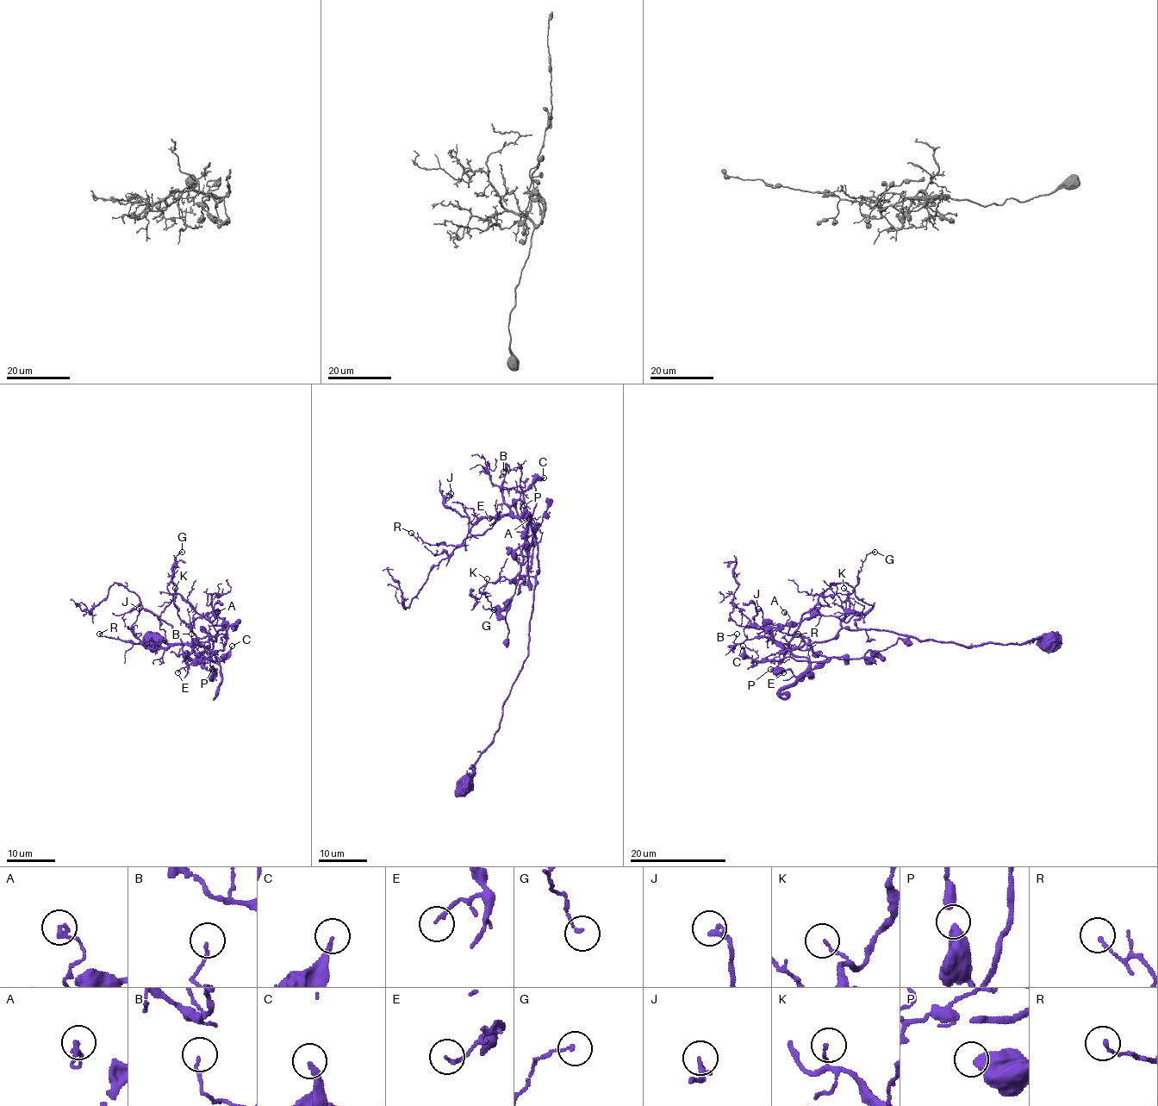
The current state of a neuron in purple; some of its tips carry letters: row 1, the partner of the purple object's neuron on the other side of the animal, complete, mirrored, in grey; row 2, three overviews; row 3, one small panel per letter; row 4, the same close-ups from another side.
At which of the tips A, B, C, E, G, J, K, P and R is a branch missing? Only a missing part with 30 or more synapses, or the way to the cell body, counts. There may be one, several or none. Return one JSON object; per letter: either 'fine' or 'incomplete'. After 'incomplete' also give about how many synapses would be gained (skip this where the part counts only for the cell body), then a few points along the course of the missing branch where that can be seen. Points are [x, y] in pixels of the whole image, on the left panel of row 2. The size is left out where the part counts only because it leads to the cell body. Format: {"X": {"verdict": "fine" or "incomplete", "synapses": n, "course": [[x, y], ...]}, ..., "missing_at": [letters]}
{"A": {"verdict": "fine"}, "B": {"verdict": "fine"}, "C": {"verdict": "incomplete", "synapses": 30, "course": [[232, 646], [235, 642], [239, 643], [227, 651], [221, 675]]}, "E": {"verdict": "fine"}, "G": {"verdict": "fine"}, "J": {"verdict": "fine"}, "K": {"verdict": "fine"}, "P": {"verdict": "fine"}, "R": {"verdict": "fine"}, "missing_at": ["C"]}

